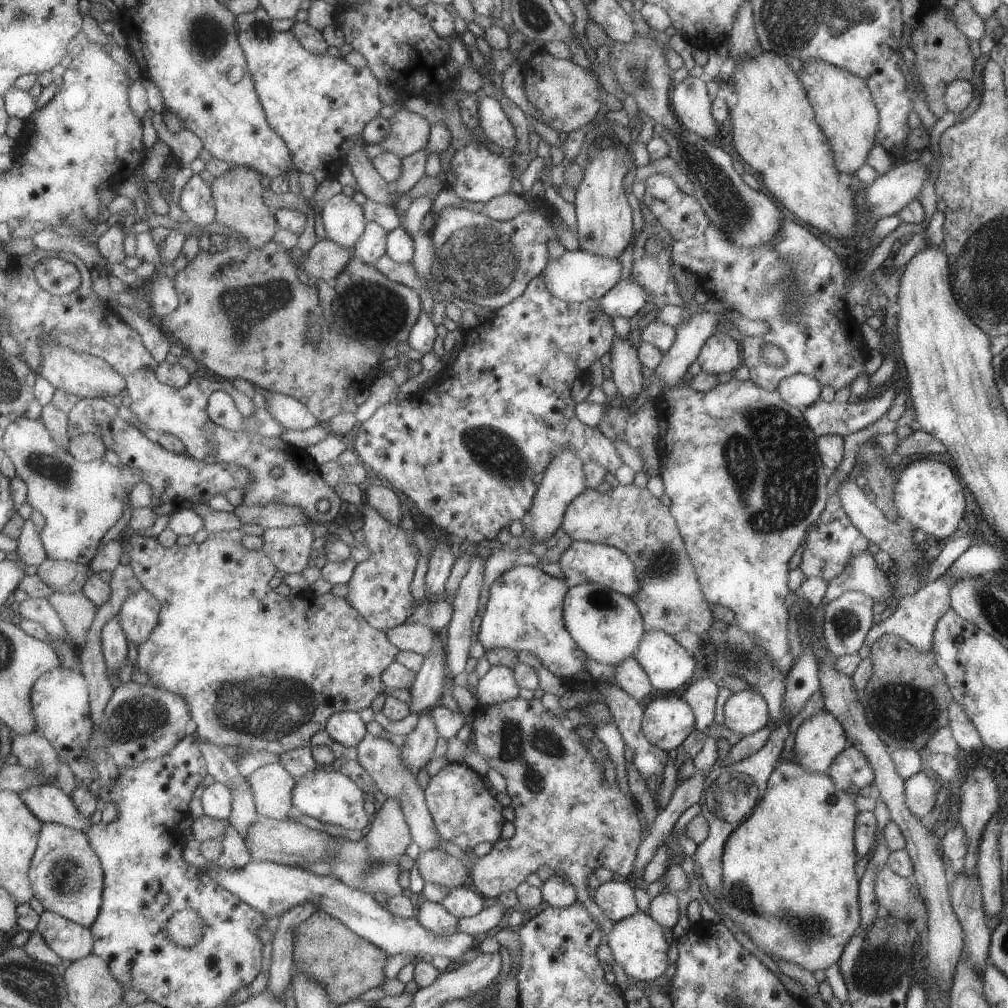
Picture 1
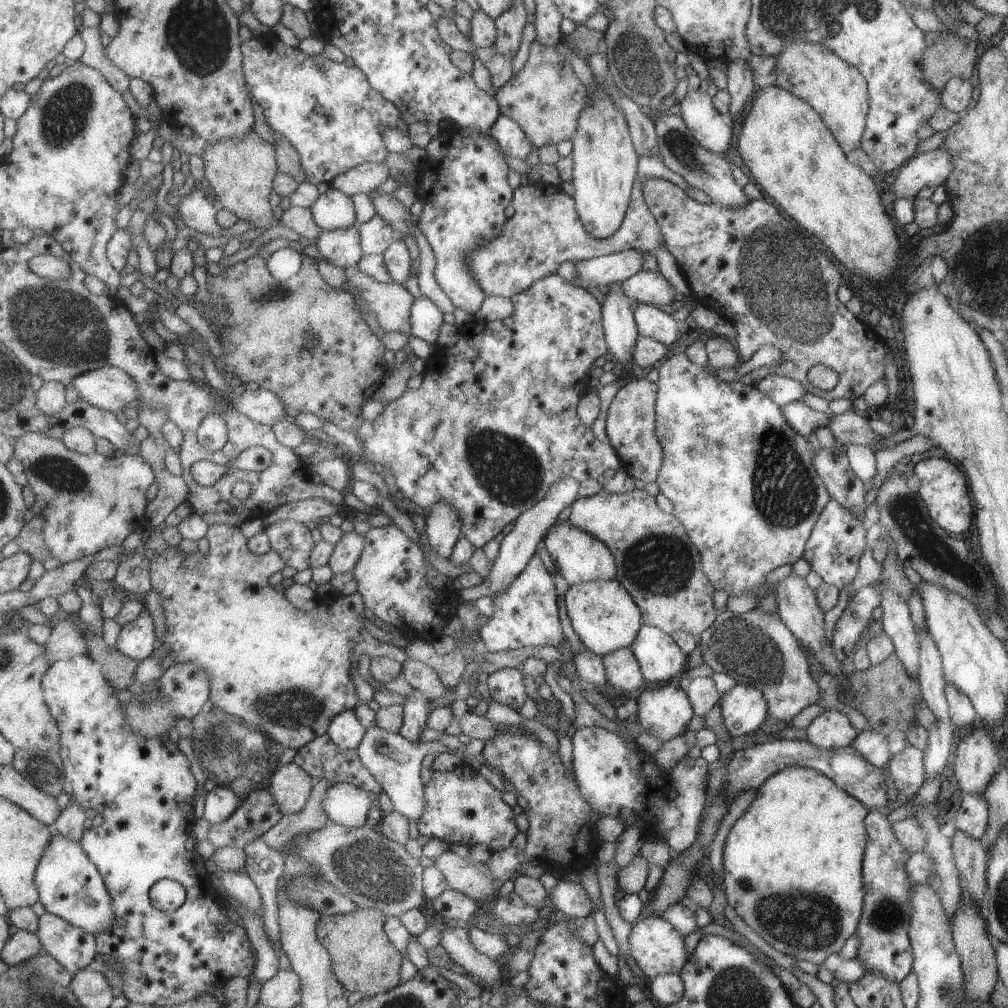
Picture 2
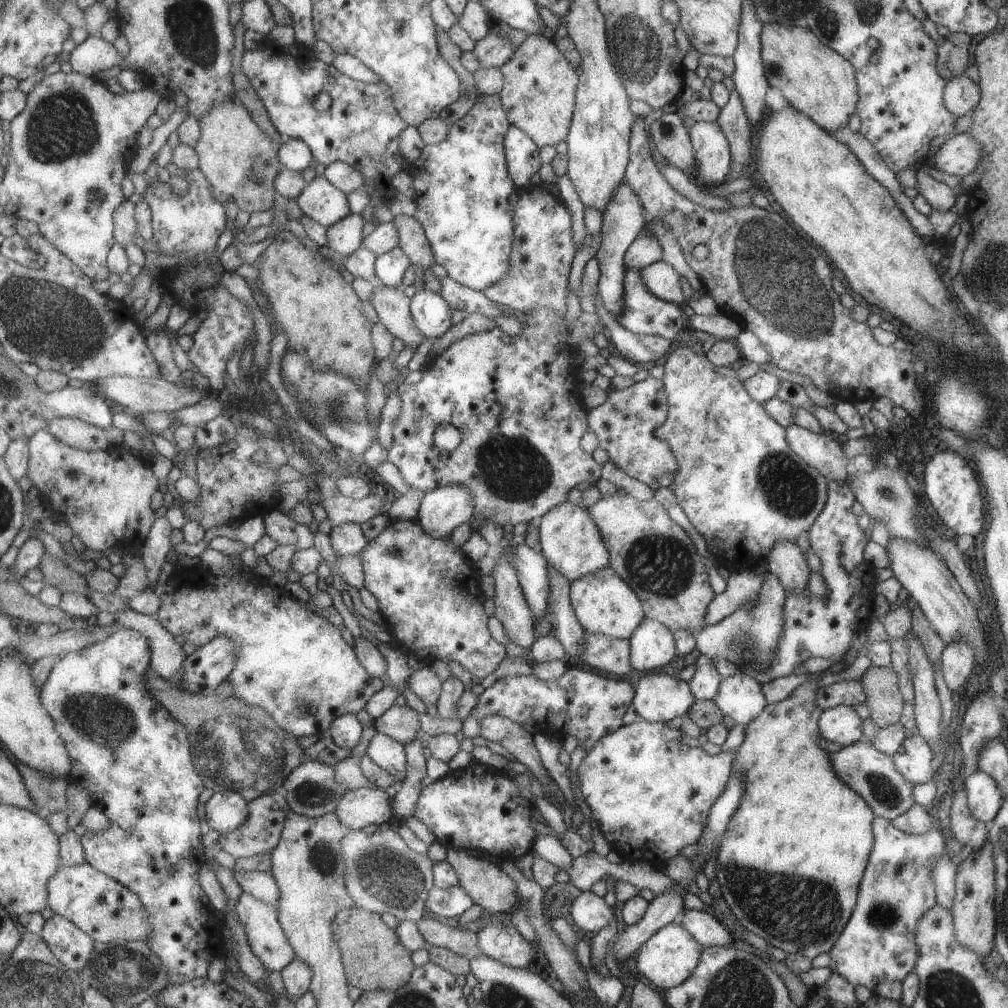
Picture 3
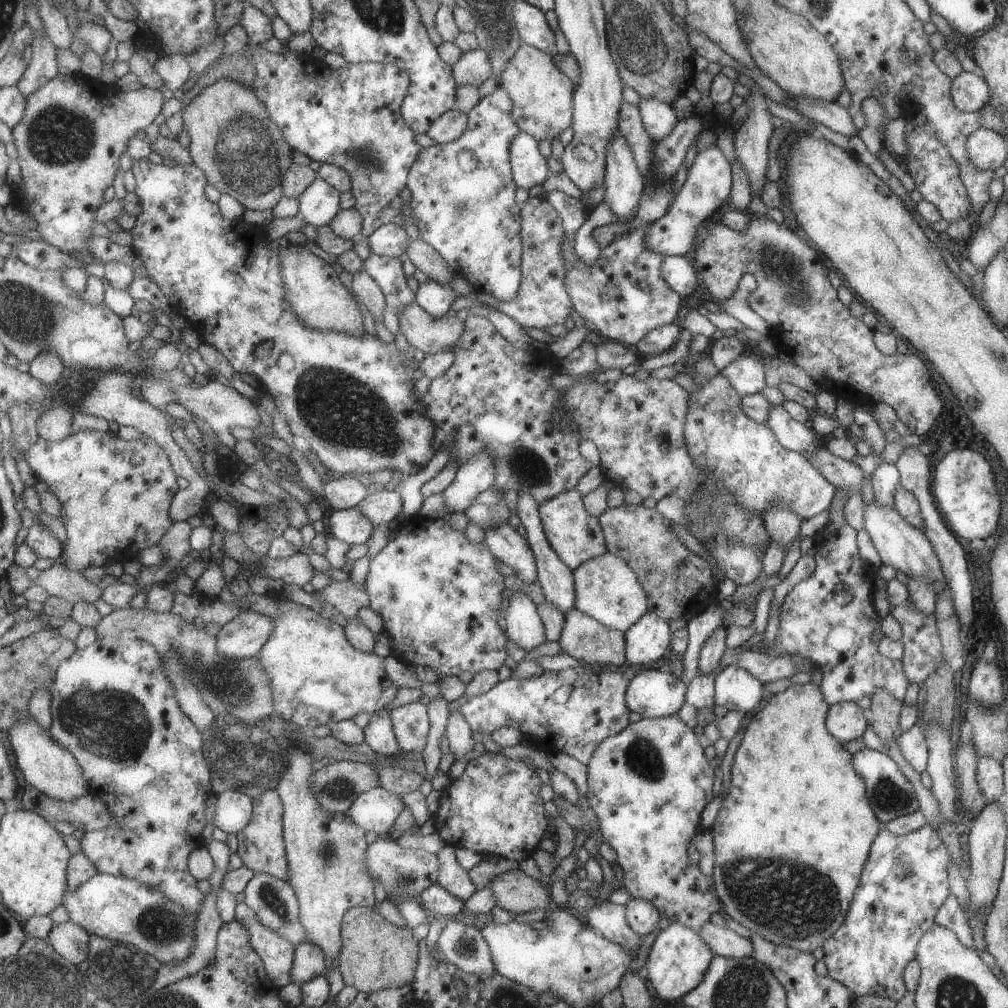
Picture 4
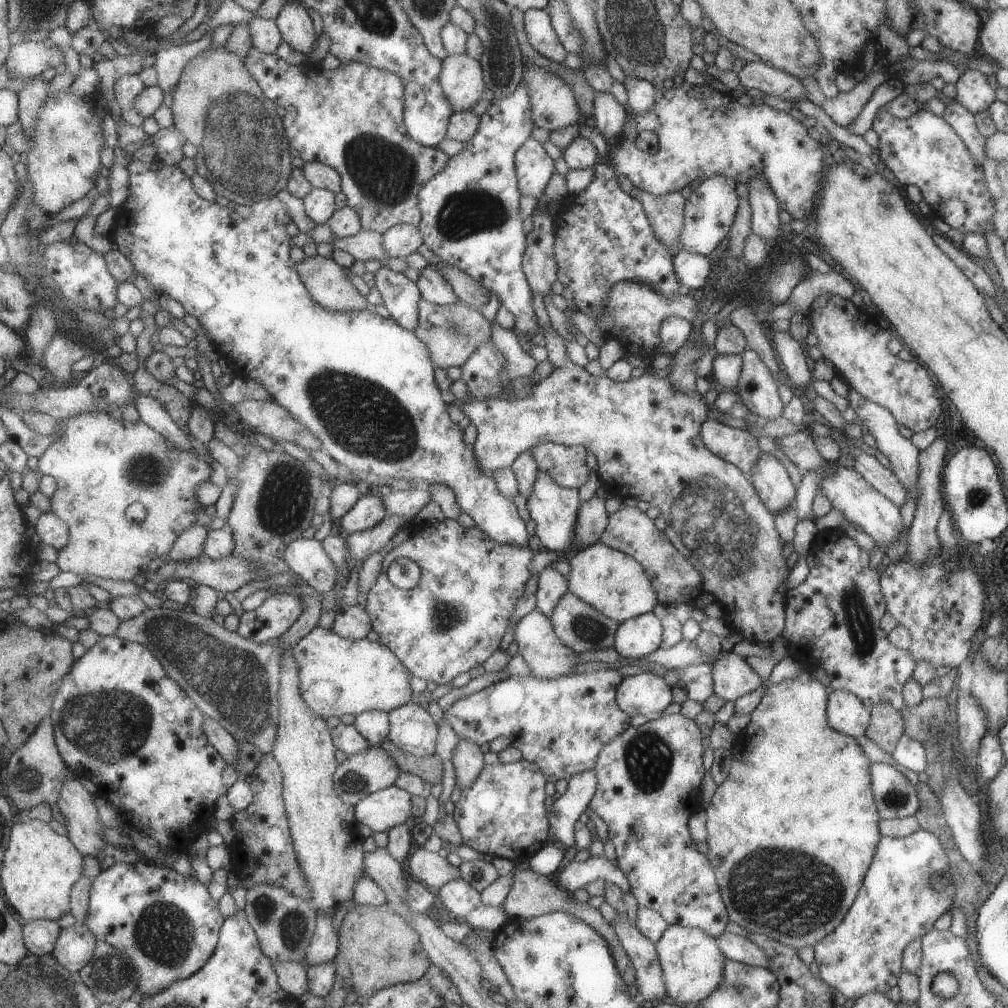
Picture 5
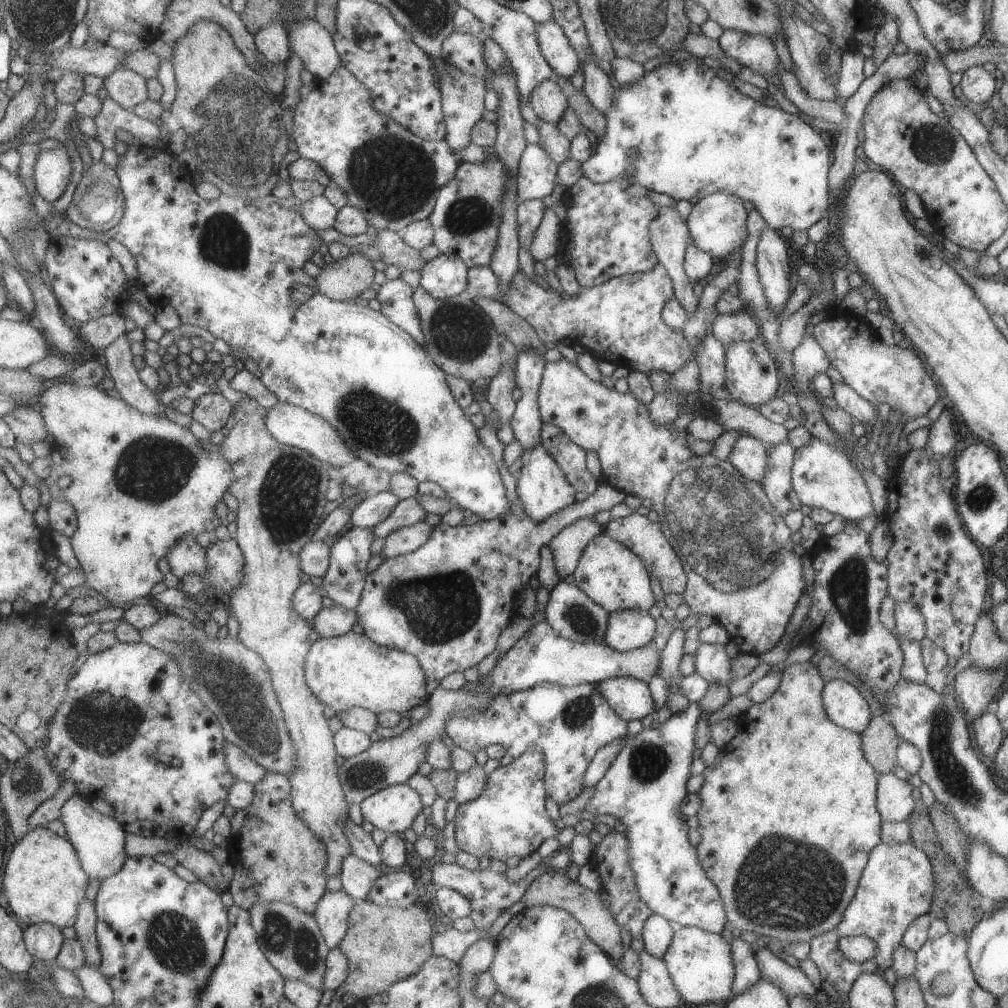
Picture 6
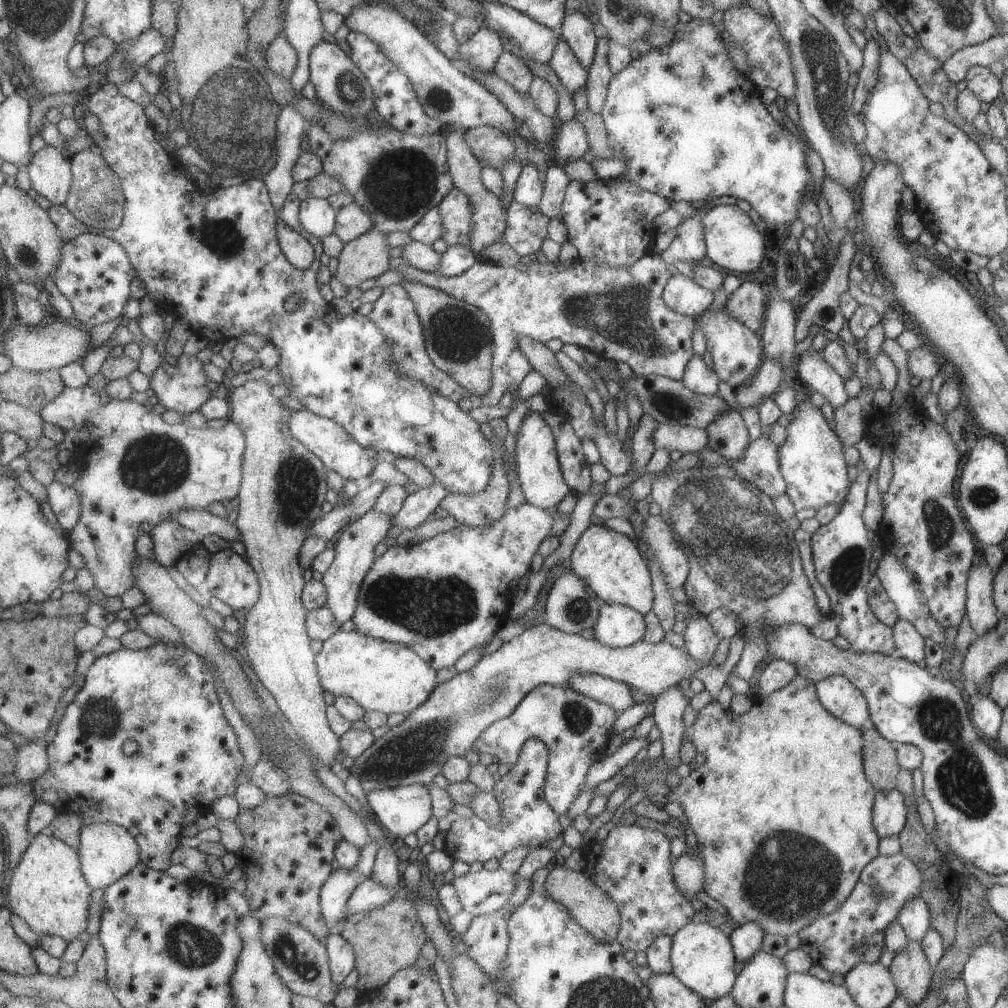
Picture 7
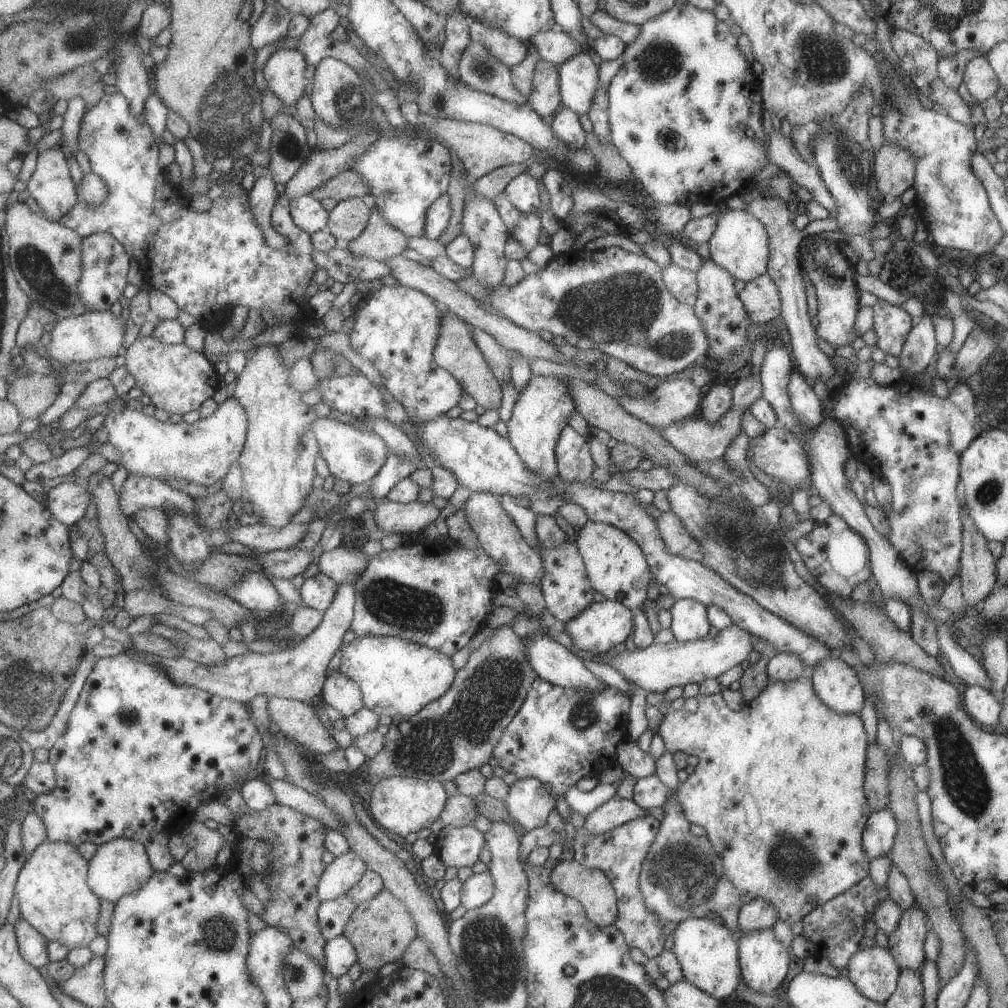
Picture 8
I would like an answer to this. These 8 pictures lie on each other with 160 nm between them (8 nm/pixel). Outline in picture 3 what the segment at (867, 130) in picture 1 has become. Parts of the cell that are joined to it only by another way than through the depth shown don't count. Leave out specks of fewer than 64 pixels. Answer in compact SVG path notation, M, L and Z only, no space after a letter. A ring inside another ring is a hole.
M777 23L764 24L764 27L760 27L760 57L768 85L780 90L789 106L808 116L822 129L824 126L829 128L834 135L841 125L847 124L858 102L854 68L840 54L826 47L809 29L786 27Z

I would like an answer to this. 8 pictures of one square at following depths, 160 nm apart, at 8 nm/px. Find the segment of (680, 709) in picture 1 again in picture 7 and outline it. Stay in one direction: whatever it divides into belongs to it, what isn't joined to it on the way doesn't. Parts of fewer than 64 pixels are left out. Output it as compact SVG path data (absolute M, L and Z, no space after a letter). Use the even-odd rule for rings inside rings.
M577 673L568 680L568 686L591 700L609 705L617 714L635 704L633 688L601 675Z

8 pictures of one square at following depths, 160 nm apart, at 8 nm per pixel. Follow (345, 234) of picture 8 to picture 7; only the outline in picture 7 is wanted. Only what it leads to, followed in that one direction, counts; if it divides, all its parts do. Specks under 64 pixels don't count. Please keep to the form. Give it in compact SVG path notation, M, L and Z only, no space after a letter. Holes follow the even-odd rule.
M353 201L351 204L340 208L335 233L341 237L343 242L348 243L372 231L374 224L369 211L365 211Z

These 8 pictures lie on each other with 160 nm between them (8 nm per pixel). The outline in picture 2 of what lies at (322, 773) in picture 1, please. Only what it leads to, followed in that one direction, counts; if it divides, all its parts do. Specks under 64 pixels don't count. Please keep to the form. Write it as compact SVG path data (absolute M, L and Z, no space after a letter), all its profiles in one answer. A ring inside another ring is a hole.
M333 783L324 798L324 809L327 811L331 822L348 827L364 827L371 812L371 806L377 806L376 798L364 788L351 783Z

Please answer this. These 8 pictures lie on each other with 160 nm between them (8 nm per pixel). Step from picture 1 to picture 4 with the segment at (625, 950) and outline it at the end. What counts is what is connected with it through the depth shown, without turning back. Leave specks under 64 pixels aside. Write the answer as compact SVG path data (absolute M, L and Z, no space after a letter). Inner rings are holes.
M675 921L669 922L657 933L650 947L644 975L660 998L665 1000L679 1000L693 990L702 981L714 955L696 930Z

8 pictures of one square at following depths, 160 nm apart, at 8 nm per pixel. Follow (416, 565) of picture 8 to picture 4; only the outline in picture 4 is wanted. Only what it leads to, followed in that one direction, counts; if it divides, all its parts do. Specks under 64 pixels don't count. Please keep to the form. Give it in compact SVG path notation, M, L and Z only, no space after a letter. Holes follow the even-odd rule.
M420 516L411 517L402 529L391 533L387 545L370 562L367 586L370 592L369 607L380 616L383 622L383 632L393 640L391 647L392 654L409 666L426 666L430 668L437 674L438 678L443 676L459 676L461 672L467 672L467 670L474 675L483 671L499 670L505 664L505 660L509 658L507 642L510 640L504 623L499 617L499 612L507 602L507 599L503 598L503 592L507 590L507 586L505 586L507 578L497 568L497 562L499 561L493 552L491 552L486 541L480 543L473 542L465 534L465 531L458 531L456 528L453 528L444 517L438 519Z

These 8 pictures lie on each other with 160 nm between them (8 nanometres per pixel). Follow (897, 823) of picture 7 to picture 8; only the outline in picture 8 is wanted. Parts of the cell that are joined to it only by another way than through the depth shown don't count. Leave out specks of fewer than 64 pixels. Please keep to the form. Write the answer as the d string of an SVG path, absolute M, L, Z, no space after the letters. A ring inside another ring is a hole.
M888 808L869 813L860 840L869 861L889 854L896 828L897 823Z

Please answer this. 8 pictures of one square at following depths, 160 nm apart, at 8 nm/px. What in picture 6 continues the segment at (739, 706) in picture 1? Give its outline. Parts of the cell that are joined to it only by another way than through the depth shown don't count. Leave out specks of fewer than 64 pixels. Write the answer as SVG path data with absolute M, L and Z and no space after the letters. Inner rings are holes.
M699 642L693 654L694 672L711 682L729 683L730 662L725 655L724 645Z

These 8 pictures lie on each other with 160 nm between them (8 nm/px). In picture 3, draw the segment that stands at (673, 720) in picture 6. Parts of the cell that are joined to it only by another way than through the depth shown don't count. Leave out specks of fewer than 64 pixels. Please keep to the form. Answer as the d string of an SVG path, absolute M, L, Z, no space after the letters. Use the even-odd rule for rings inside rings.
M641 719L635 720L628 725L621 725L616 731L610 732L599 740L599 742L593 744L593 746L586 752L585 757L580 762L577 769L577 776L580 782L580 788L582 796L588 807L590 808L590 816L596 821L598 828L603 834L603 838L607 840L608 846L624 861L649 861L656 867L663 867L669 858L673 858L676 854L679 854L681 848L685 848L687 844L695 843L706 825L708 817L708 810L711 805L721 796L722 791L726 787L729 780L732 767L732 756L734 750L730 752L720 751L716 755L709 755L701 749L701 747L689 747L681 744L682 733L681 728L676 728L671 725L671 722L647 722ZM685 909L674 918L702 947L731 946L733 934L722 925L717 917L698 911Z

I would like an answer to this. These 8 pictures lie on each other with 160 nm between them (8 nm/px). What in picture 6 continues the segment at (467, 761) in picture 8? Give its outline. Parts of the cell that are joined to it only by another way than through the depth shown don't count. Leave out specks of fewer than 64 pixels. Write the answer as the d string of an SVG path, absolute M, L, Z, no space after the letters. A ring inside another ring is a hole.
M543 620L535 625L527 635L522 636L511 649L497 658L493 668L482 677L480 683L471 690L464 687L457 690L439 688L428 700L428 715L420 721L413 721L400 735L375 741L365 752L346 759L340 767L340 777L346 799L349 803L361 804L376 792L393 785L405 784L420 770L419 766L427 764L429 747L443 740L447 725L454 715L475 717L488 709L494 699L501 695L511 694L541 683L560 684L576 687L581 683L597 683L603 679L629 677L649 682L660 663L659 650L651 643L619 652L605 642L581 644L564 638L556 633L549 621Z

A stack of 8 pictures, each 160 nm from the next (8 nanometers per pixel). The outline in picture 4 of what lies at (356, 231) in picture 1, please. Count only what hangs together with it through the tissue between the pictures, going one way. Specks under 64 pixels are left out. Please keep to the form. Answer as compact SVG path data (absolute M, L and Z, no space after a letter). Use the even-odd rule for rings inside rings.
M321 177L299 197L300 213L308 224L329 225L341 210L341 193Z

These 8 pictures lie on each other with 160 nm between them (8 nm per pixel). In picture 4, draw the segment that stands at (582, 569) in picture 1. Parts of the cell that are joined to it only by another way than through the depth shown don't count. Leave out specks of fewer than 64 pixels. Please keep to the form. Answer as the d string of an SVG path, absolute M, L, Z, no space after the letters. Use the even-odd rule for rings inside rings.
M577 489L561 493L552 499L544 500L540 504L540 515L544 524L546 537L549 539L555 552L567 563L569 568L575 570L581 563L603 555L607 550L604 543L604 533L599 521L591 516L584 507L583 497Z

